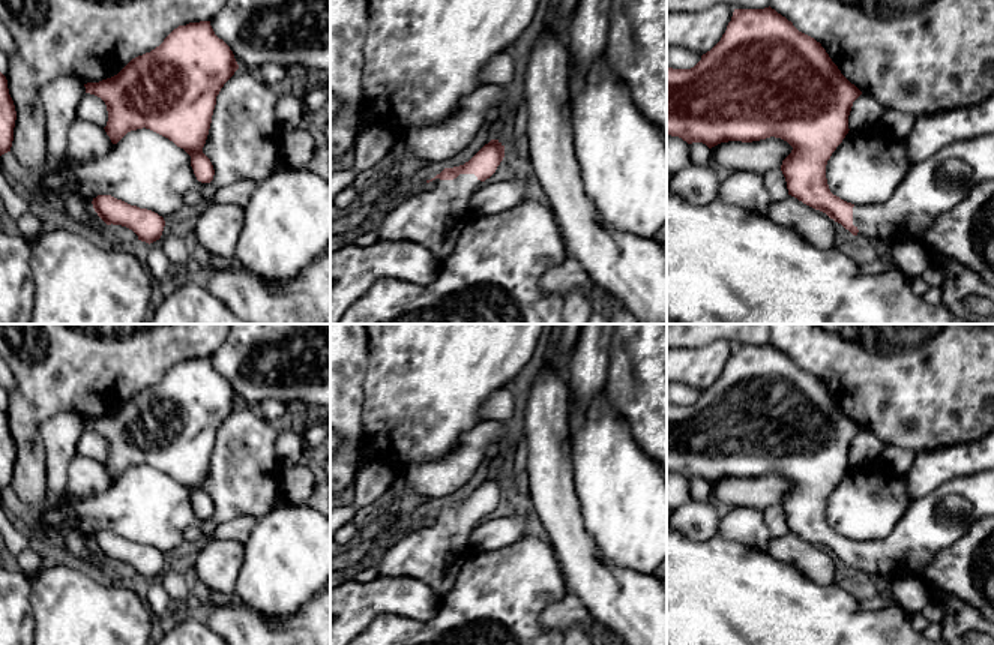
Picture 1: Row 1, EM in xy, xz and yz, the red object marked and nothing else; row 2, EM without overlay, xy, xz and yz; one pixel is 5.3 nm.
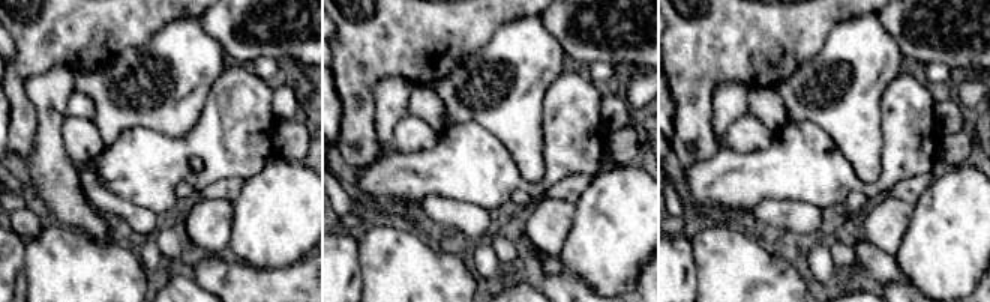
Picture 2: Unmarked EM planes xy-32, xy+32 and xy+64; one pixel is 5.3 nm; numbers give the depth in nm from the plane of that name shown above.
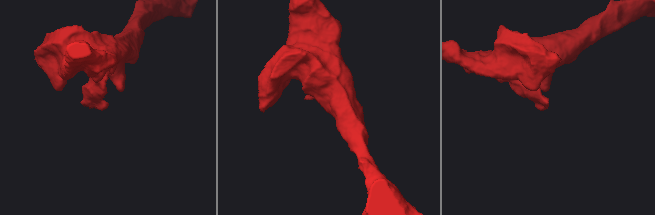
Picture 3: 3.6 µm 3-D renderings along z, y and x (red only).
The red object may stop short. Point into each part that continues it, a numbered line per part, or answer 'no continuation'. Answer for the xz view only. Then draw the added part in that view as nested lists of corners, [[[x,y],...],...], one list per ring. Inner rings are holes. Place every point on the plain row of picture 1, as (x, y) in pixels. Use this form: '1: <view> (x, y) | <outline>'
1: xz (433, 551) | [[[474,510],[419,520],[384,543],[375,567],[381,578],[414,578],[443,598],[461,567],[476,554],[471,534],[482,522]]]

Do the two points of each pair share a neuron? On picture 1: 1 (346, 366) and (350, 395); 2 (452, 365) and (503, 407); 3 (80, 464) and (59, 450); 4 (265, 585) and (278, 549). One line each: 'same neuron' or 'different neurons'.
1: same neuron
2: different neurons
3: different neurons
4: same neuron

